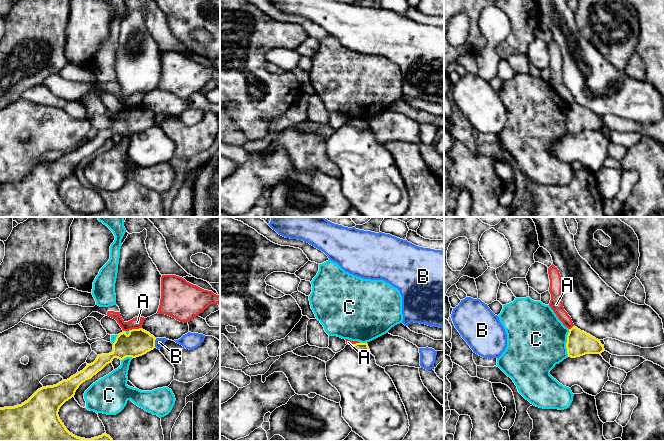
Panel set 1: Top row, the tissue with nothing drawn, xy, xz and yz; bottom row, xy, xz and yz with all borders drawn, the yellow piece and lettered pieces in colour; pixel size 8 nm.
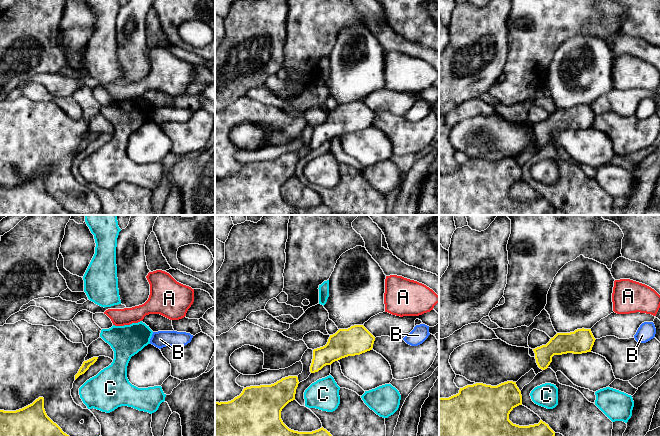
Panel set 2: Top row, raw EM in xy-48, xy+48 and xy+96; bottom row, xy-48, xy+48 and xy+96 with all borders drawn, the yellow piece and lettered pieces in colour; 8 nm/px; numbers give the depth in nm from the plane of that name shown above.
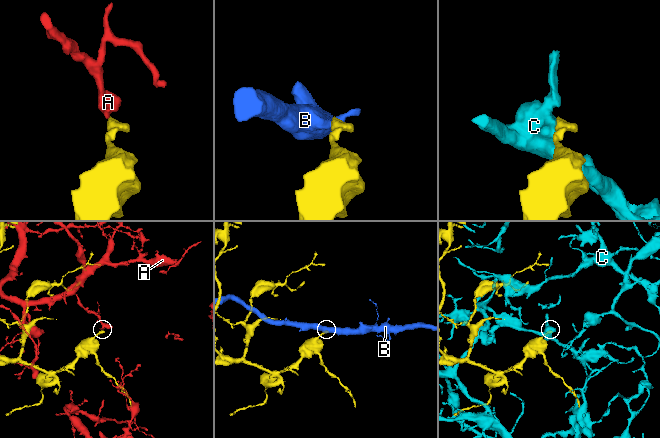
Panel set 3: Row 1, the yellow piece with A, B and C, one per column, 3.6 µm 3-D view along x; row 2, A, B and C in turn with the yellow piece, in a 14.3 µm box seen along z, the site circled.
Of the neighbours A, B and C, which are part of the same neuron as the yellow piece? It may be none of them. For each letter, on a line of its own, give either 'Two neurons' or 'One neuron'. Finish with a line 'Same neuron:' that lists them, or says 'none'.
A: Two neurons
B: Two neurons
C: Two neurons
Same neuron: none

